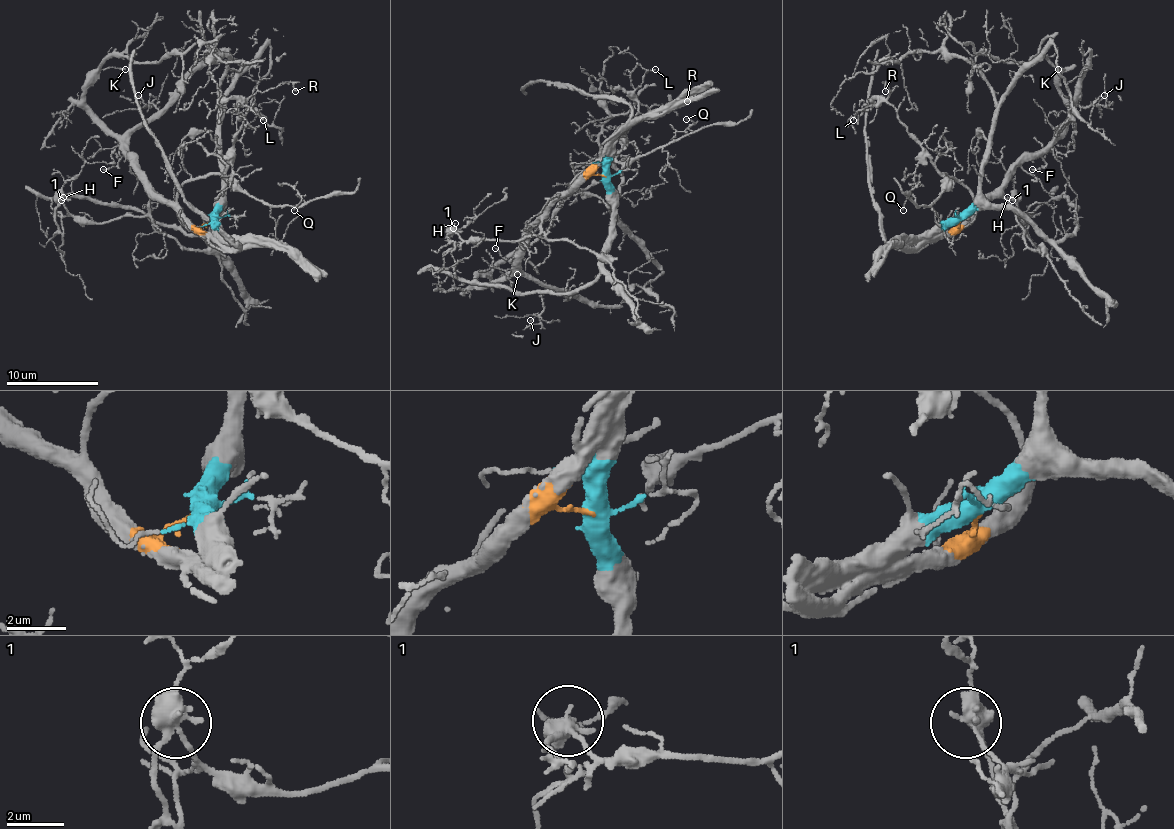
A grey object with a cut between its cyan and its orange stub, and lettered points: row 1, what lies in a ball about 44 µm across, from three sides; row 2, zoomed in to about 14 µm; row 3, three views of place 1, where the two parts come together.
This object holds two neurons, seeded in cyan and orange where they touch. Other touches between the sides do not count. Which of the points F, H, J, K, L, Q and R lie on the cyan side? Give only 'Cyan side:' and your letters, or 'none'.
Cyan side: none

